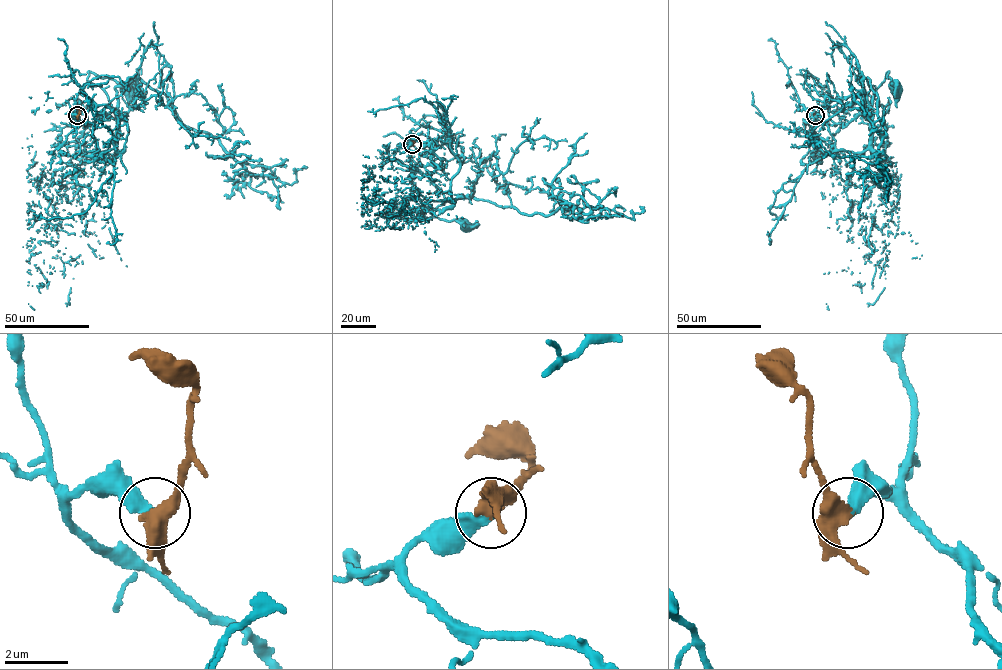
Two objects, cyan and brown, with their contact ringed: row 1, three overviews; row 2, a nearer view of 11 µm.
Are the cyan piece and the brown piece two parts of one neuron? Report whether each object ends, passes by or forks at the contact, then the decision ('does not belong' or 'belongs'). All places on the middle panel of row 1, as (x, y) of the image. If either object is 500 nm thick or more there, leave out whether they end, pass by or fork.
cyan ends; brown passes by; belongs

